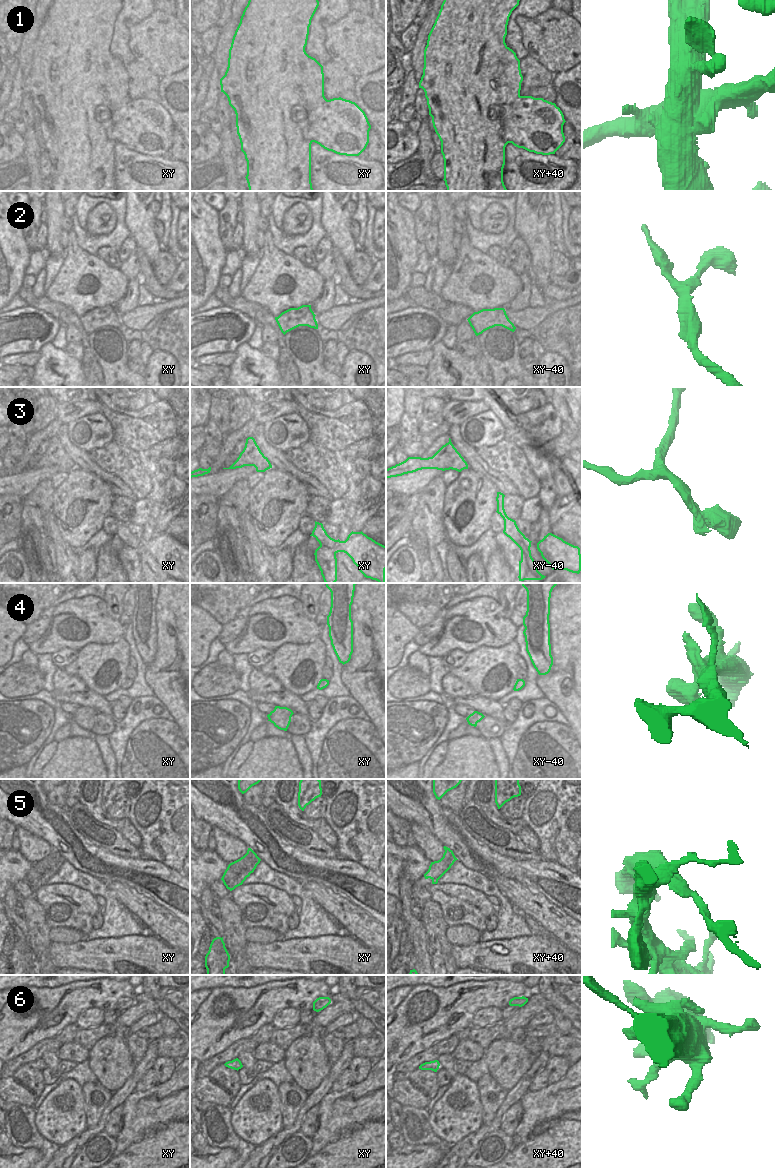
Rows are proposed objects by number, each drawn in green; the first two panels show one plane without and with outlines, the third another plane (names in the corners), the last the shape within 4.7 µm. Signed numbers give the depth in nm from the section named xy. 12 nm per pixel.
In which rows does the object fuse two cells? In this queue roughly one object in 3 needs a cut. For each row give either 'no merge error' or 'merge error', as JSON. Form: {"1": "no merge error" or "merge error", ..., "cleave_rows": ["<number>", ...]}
{"1": "merge error", "2": "no merge error", "3": "merge error", "4": "no merge error", "5": "merge error", "6": "no merge error", "cleave_rows": ["1", "3", "5"]}

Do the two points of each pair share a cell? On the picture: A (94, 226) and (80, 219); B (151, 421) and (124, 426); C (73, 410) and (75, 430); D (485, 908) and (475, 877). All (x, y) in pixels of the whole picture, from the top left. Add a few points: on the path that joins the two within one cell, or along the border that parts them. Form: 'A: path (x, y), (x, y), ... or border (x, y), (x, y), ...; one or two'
A: border (99, 203), (87, 215), (86, 230), (92, 236); two
B: path (144, 425), (131, 426); one
C: border (96, 412), (78, 417), (67, 424); two
D: border (456, 883), (479, 889), (486, 896); two

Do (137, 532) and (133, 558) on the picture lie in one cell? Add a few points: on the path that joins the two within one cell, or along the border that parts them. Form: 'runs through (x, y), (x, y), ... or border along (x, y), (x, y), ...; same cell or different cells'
border along (127, 527), (133, 535); different cells

